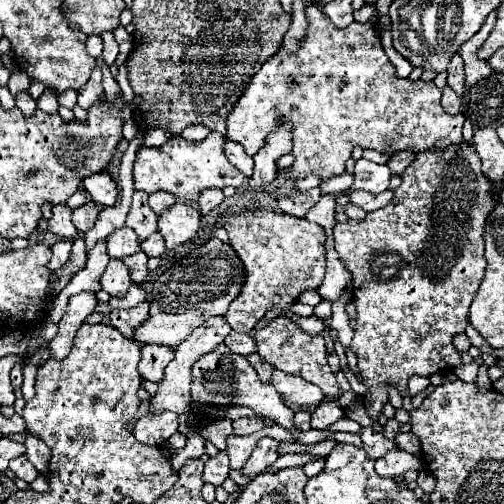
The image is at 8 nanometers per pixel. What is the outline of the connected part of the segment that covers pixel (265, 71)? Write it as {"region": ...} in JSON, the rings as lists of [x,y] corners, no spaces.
{"region":[[[307,8],[309,32],[297,54],[287,54],[283,48],[263,64],[255,74],[243,96],[237,100],[235,108],[227,116],[227,136],[241,144],[247,154],[257,154],[263,148],[269,132],[275,130],[279,120],[291,120],[293,124],[293,156],[295,164],[289,170],[279,170],[275,186],[293,186],[295,180],[307,174],[317,174],[323,180],[339,176],[345,172],[345,162],[355,146],[373,148],[387,156],[401,150],[423,152],[427,148],[449,148],[451,144],[463,142],[463,114],[447,114],[441,108],[441,90],[433,82],[411,82],[409,78],[397,78],[395,66],[389,62],[381,48],[381,36],[375,30],[377,18],[373,16],[367,24],[353,22],[345,30],[335,28],[335,24],[321,12],[321,8]]]}

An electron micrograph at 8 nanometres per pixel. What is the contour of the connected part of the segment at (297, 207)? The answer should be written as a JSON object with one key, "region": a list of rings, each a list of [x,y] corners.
{"region":[[[311,188],[305,192],[293,190],[289,196],[279,196],[277,198],[277,206],[281,212],[297,216],[297,218],[305,218],[307,210],[313,208],[321,198],[321,188]]]}

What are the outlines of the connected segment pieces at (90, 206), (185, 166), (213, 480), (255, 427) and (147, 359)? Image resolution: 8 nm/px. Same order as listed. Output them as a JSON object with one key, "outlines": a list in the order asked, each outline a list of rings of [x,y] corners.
{"outlines":[[[[87,202],[83,206],[79,206],[77,210],[73,210],[73,224],[79,232],[87,232],[93,228],[95,220],[99,214],[99,206],[95,202]]],[[[211,132],[201,142],[187,142],[181,136],[169,138],[159,148],[145,148],[141,146],[137,150],[135,158],[135,170],[133,170],[133,182],[135,190],[143,190],[147,194],[153,192],[169,192],[181,200],[195,202],[199,194],[207,188],[225,188],[225,186],[241,186],[247,176],[239,172],[223,154],[223,136],[219,132]]],[[[219,452],[215,458],[209,458],[209,462],[205,464],[203,480],[207,484],[221,486],[227,480],[227,474],[229,474],[229,458],[227,458],[227,452]]],[[[239,418],[239,420],[233,420],[233,434],[253,434],[253,432],[259,432],[265,428],[265,422],[261,418]]],[[[145,344],[141,346],[141,360],[139,360],[139,372],[145,380],[159,382],[163,378],[165,366],[171,362],[173,348],[169,346],[157,346],[157,344]]]]}

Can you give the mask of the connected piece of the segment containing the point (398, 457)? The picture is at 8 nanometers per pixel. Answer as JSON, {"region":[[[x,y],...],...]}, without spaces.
{"region":[[[393,448],[391,452],[387,452],[383,458],[379,458],[375,462],[375,472],[383,478],[399,478],[411,468],[421,470],[421,462],[417,456],[401,450],[401,448]]]}

